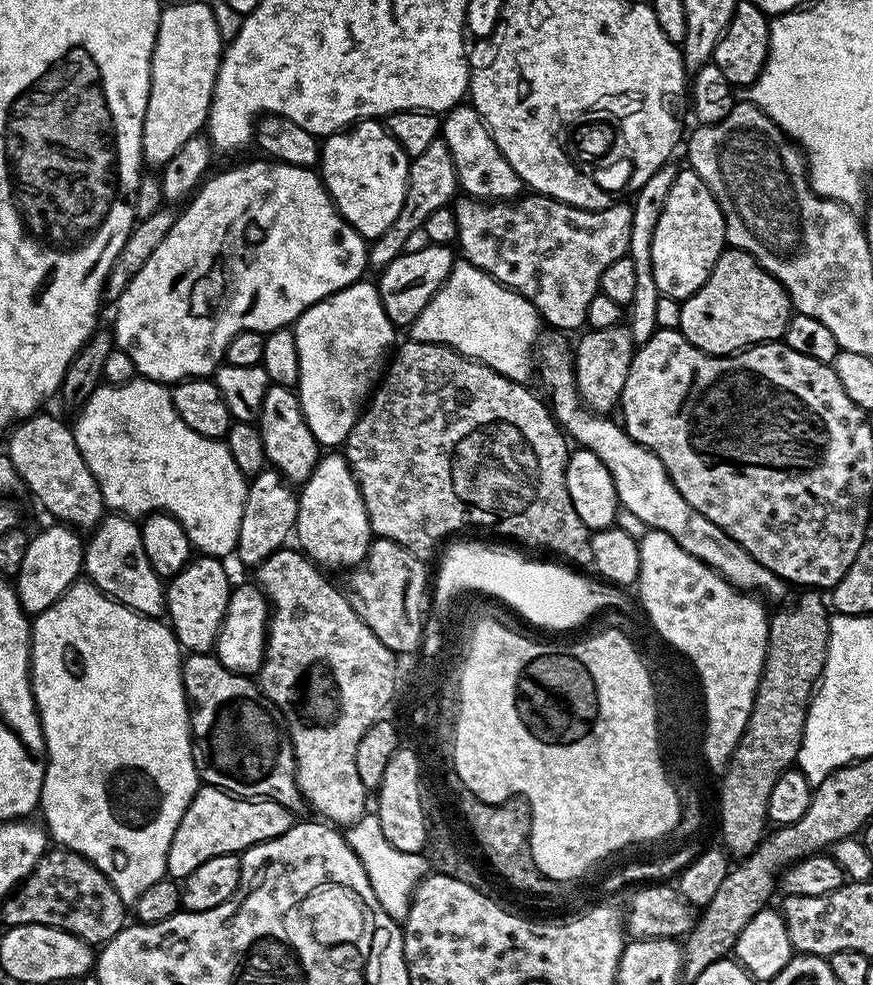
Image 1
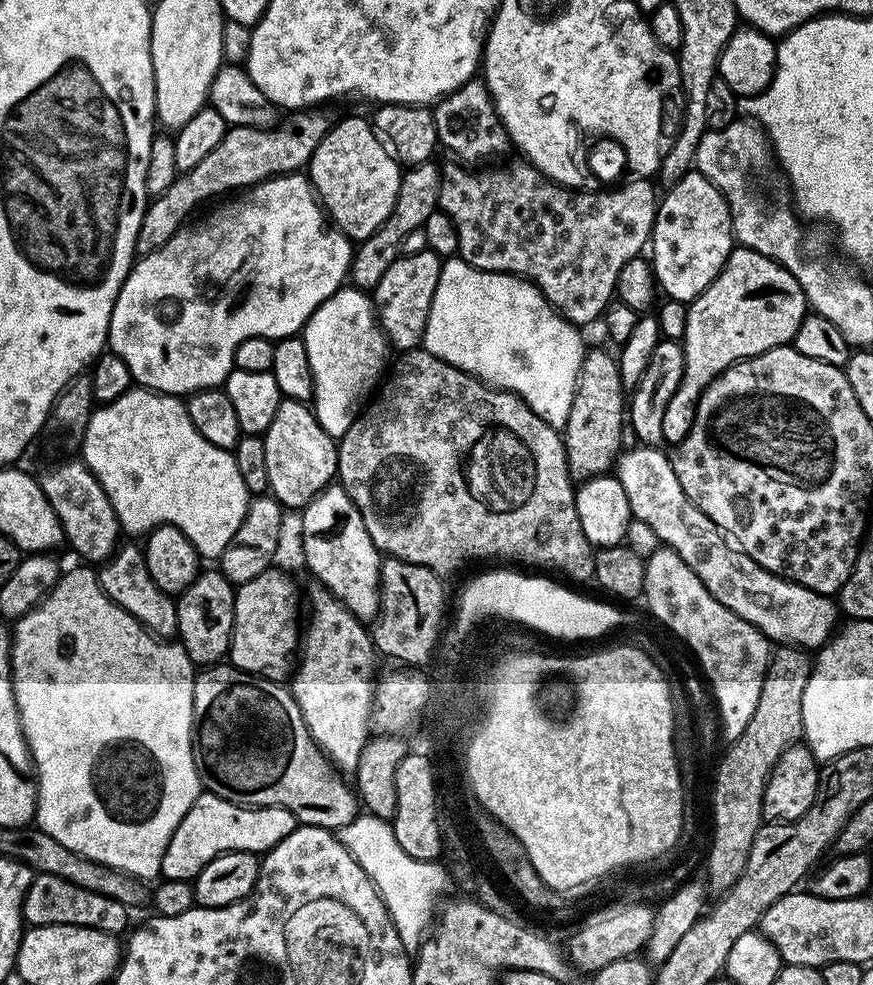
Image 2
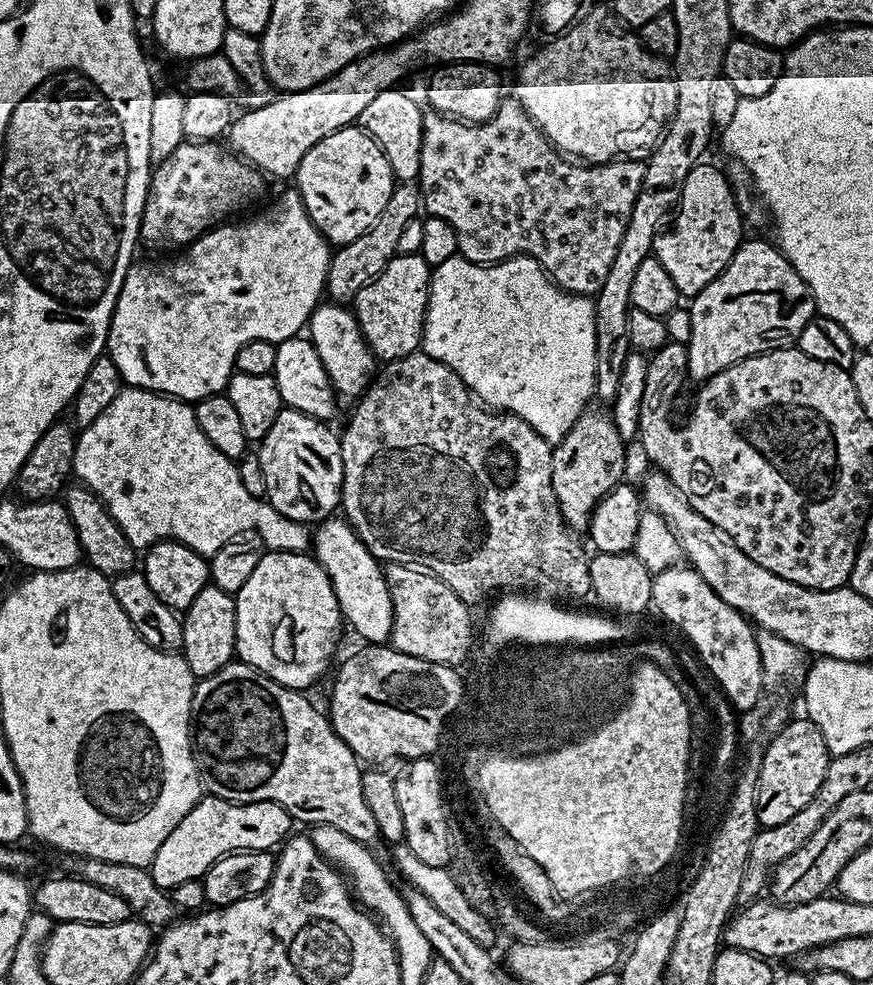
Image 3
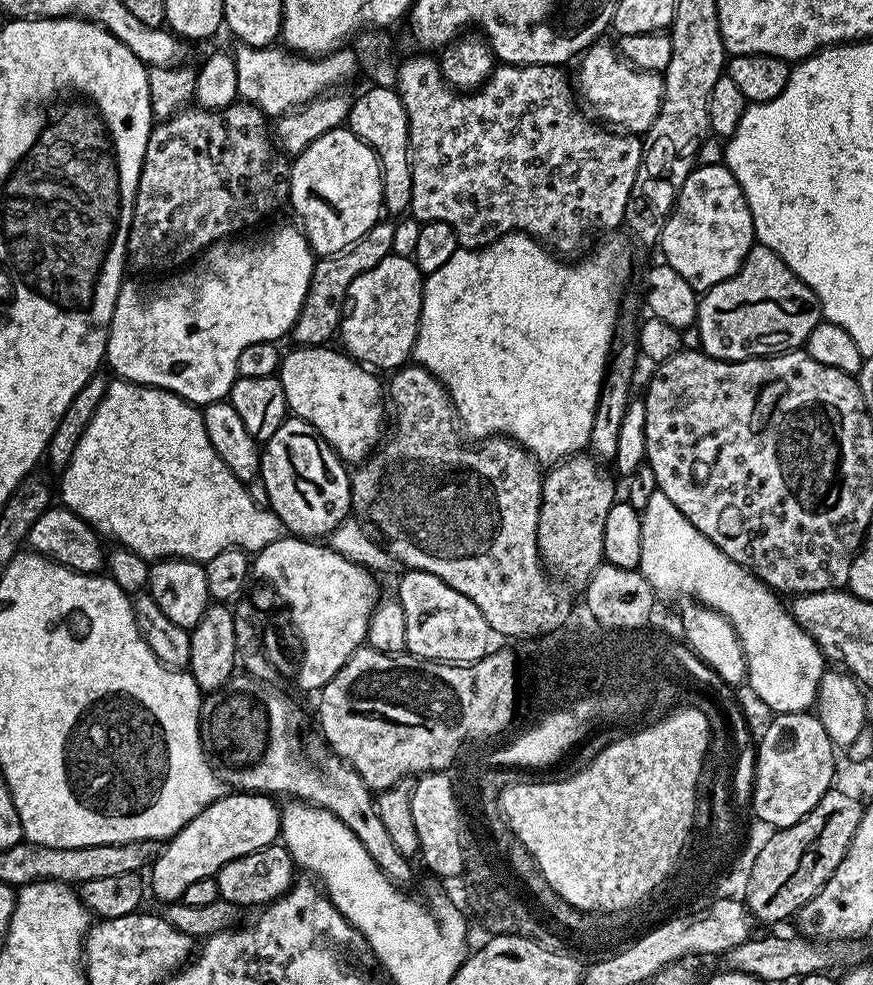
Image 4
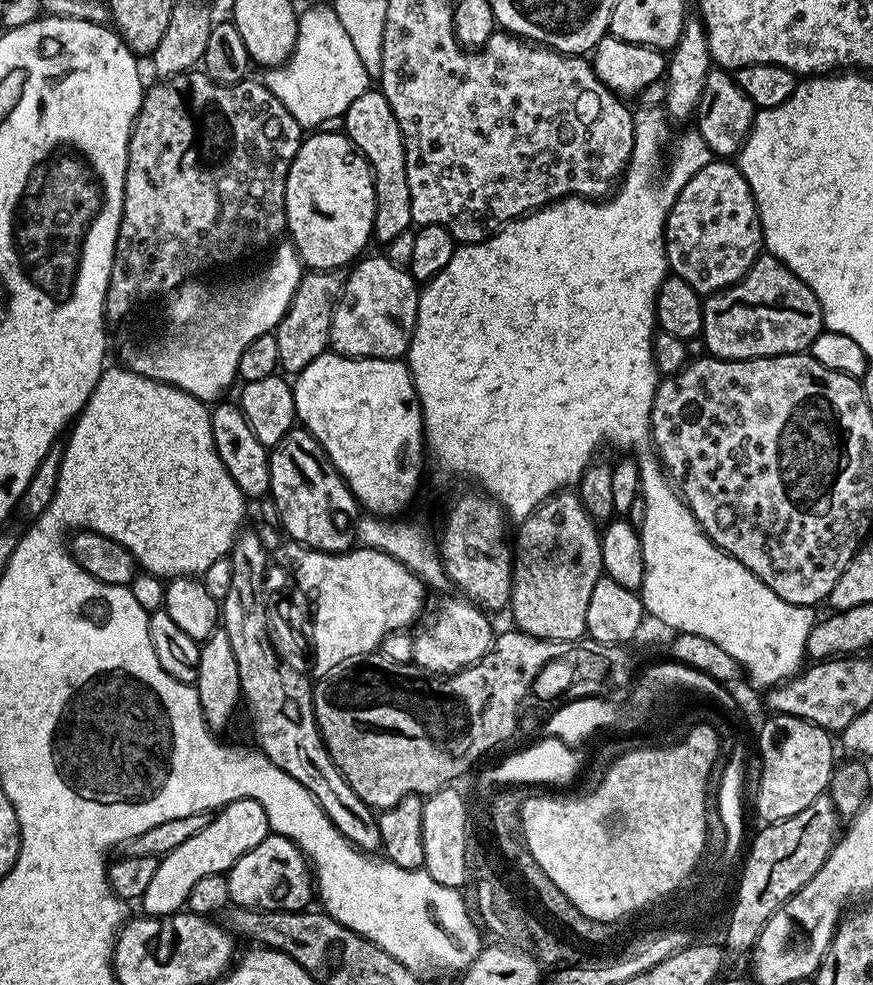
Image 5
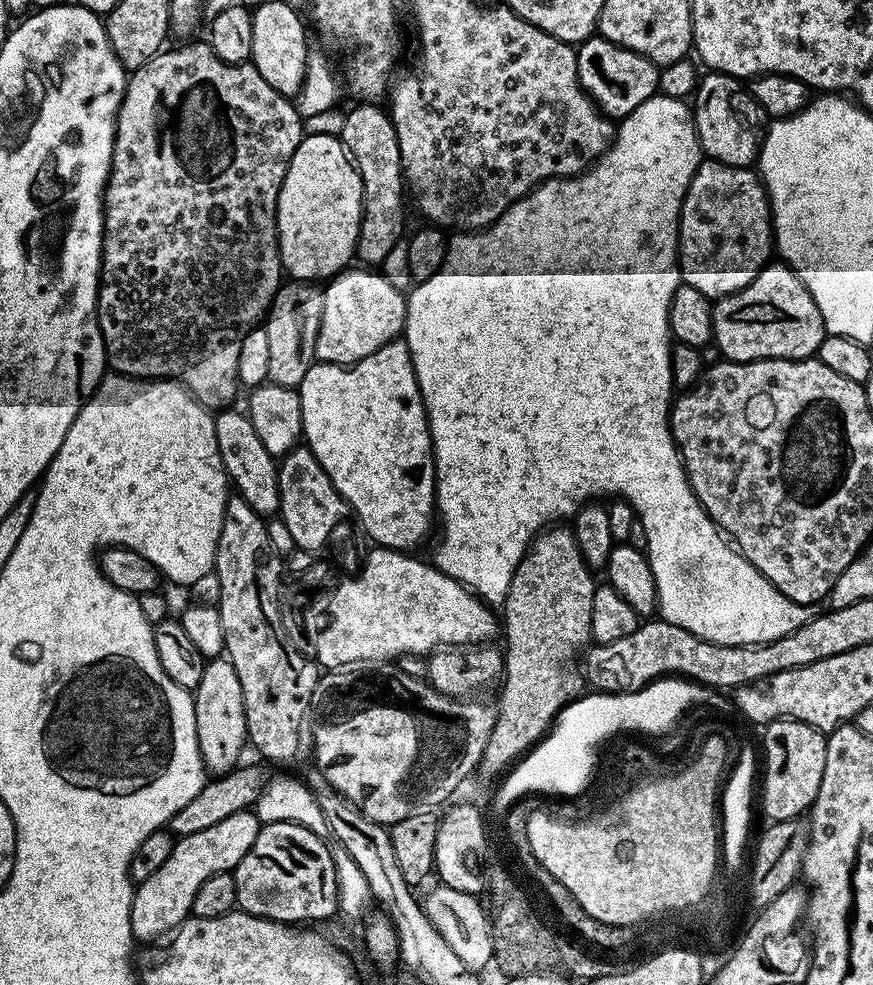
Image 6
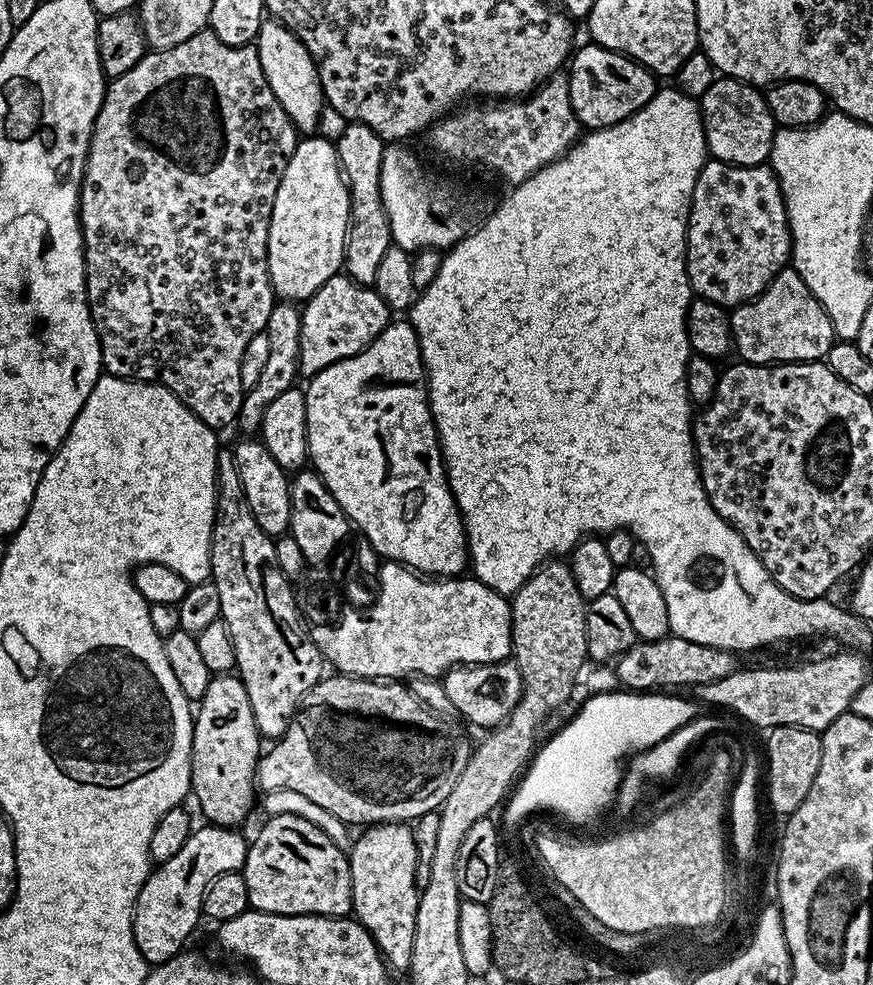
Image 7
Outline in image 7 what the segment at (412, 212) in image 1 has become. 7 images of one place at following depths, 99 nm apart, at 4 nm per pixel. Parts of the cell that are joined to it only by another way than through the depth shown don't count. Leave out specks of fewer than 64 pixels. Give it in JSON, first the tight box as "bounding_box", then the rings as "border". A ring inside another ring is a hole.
{"bounding_box":[238,302,302,434],"border":[[[276,302],[272,305],[270,318],[262,333],[270,342],[270,354],[264,363],[258,382],[254,382],[254,386],[245,391],[244,401],[240,407],[238,428],[241,428],[244,434],[259,433],[262,426],[262,414],[266,410],[266,406],[270,406],[270,402],[274,402],[274,398],[278,398],[278,394],[290,390],[297,383],[300,373],[298,338],[302,334],[300,313],[301,309],[292,302]]]}

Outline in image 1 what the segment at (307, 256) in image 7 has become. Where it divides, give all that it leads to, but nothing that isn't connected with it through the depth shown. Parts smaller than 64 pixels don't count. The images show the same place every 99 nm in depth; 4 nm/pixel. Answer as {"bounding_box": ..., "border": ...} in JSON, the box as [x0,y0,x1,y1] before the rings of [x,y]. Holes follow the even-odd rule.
{"bounding_box":[318,119,410,241],"border":[[[379,119],[361,120],[333,132],[320,145],[318,175],[341,218],[365,241],[376,240],[398,218],[408,189],[410,157]]]}

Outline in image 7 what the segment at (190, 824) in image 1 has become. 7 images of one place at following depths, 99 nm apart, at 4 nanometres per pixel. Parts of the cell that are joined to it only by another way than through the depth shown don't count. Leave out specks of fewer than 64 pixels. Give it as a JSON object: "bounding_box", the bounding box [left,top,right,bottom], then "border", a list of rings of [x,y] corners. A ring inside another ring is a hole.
{"bounding_box":[132,826,249,966],"border":[[[219,826],[203,827],[197,827],[192,831],[190,838],[186,838],[186,846],[182,846],[182,850],[178,850],[178,854],[174,854],[174,858],[170,858],[170,862],[149,871],[146,882],[136,899],[136,909],[132,911],[132,933],[142,958],[149,966],[164,964],[170,958],[177,956],[179,952],[185,951],[187,944],[184,943],[187,942],[188,935],[195,930],[196,923],[202,920],[204,895],[210,882],[214,882],[214,878],[218,878],[218,874],[241,871],[248,857],[249,841],[246,836],[244,840],[240,830]]]}

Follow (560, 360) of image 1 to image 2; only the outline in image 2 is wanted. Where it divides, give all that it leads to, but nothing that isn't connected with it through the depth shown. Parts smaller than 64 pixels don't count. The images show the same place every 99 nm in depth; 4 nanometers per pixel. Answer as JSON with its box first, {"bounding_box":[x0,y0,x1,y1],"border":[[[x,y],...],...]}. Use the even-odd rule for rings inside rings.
{"bounding_box":[614,446,837,650],"border":[[[656,446],[624,450],[614,465],[614,475],[622,482],[622,490],[626,490],[633,517],[646,522],[646,526],[654,530],[657,541],[672,548],[722,606],[753,624],[769,641],[805,650],[816,650],[827,644],[837,627],[837,601],[758,566],[754,558],[747,556],[718,525],[702,514],[698,506],[694,506],[694,502],[690,502],[690,498],[686,498],[671,459],[663,456],[660,450]]]}

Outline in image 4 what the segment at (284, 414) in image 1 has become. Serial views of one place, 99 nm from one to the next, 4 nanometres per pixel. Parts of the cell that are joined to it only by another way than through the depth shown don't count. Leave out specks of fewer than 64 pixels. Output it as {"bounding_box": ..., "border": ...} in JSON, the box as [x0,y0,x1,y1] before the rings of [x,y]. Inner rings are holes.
{"bounding_box":[259,418,352,538],"border":[[[285,418],[282,426],[274,430],[268,440],[263,441],[260,453],[259,477],[269,494],[269,509],[275,512],[281,525],[291,535],[301,538],[327,538],[352,512],[352,481],[345,461],[318,434],[310,422]]]}

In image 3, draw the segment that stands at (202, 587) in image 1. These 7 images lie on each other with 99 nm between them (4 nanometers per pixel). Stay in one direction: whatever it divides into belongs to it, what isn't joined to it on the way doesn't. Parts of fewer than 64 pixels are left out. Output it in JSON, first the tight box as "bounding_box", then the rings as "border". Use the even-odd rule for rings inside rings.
{"bounding_box":[182,582,236,678],"border":[[[209,582],[198,593],[198,598],[182,613],[184,633],[182,655],[190,666],[193,677],[203,678],[233,663],[236,656],[236,597],[226,590],[218,590]]]}

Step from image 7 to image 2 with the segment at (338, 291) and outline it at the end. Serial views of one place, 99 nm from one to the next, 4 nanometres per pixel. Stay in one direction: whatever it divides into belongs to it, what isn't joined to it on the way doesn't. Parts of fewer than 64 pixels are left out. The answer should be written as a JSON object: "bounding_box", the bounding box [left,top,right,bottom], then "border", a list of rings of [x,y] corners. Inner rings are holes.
{"bounding_box":[374,250,441,350],"border":[[[427,250],[409,256],[401,254],[394,266],[382,274],[382,282],[378,282],[374,290],[374,307],[380,327],[384,329],[393,349],[411,350],[423,341],[426,318],[434,290],[438,286],[441,263],[441,257]]]}

